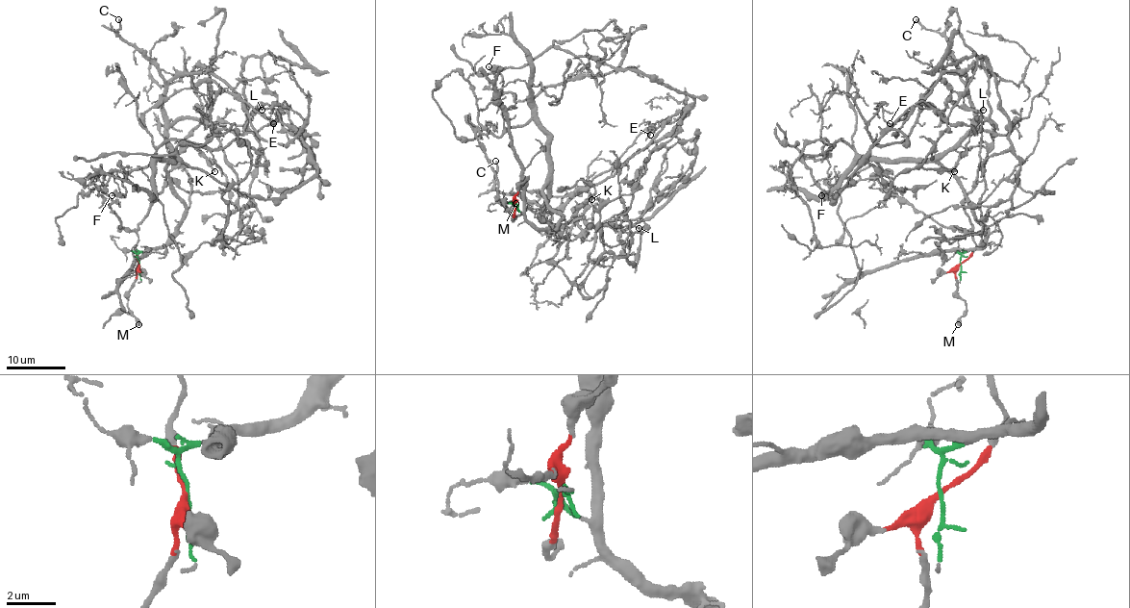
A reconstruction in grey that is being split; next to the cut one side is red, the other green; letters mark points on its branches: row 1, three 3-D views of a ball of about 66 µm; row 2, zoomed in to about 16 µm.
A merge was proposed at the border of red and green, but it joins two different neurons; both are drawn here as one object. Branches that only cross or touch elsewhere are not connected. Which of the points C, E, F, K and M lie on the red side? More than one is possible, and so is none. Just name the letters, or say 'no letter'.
K, M

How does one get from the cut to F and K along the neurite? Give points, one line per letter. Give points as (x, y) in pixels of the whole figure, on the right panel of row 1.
F: (960, 263), (963, 253), (985, 244), (987, 228), (957, 181), (934, 162), (875, 161), (881, 175), (820, 195)
K: (960, 263), (976, 244), (965, 197), (987, 154), (984, 147), (972, 145), (954, 170)

